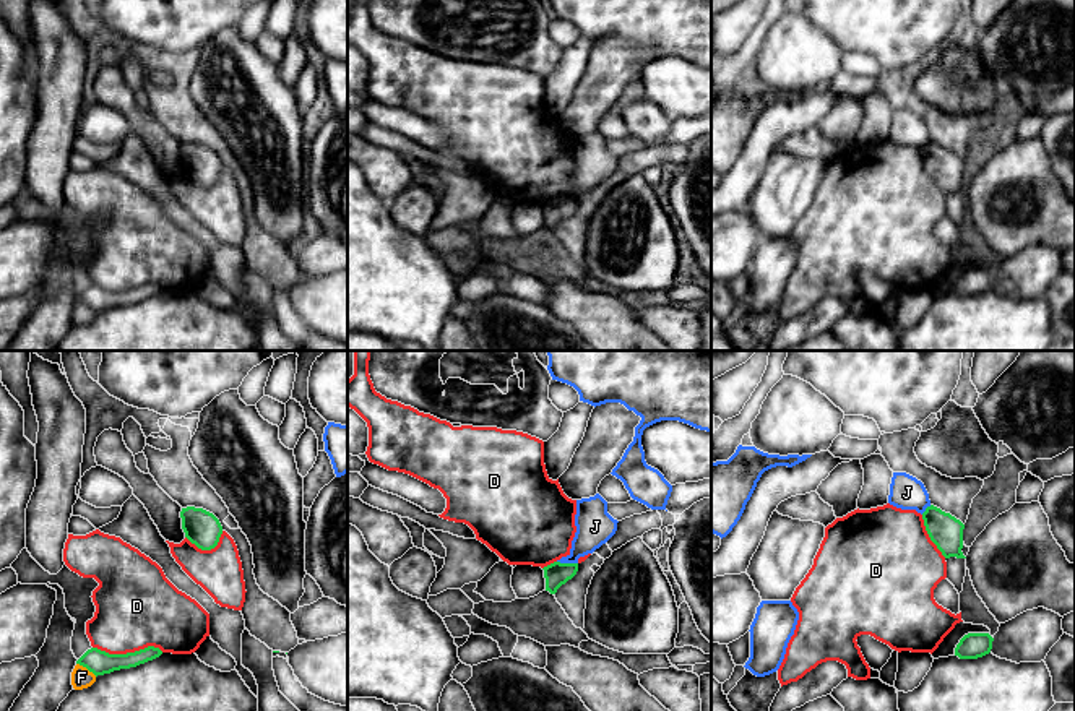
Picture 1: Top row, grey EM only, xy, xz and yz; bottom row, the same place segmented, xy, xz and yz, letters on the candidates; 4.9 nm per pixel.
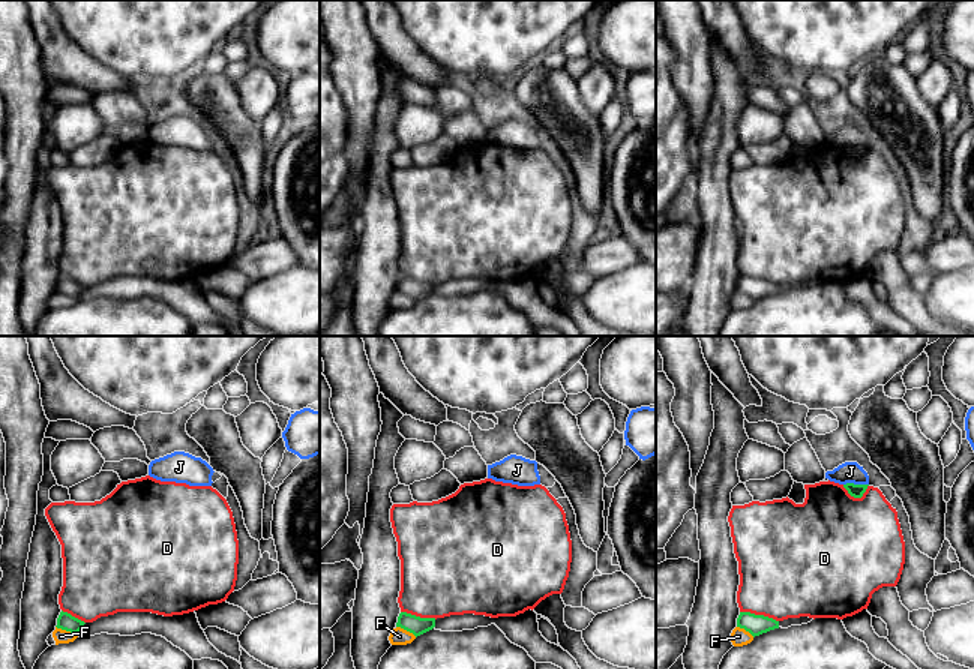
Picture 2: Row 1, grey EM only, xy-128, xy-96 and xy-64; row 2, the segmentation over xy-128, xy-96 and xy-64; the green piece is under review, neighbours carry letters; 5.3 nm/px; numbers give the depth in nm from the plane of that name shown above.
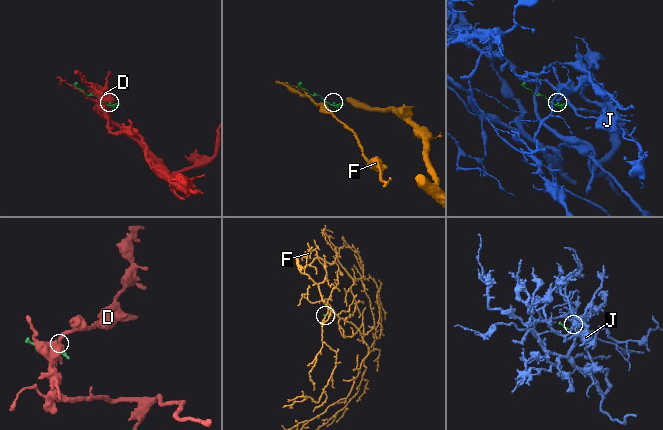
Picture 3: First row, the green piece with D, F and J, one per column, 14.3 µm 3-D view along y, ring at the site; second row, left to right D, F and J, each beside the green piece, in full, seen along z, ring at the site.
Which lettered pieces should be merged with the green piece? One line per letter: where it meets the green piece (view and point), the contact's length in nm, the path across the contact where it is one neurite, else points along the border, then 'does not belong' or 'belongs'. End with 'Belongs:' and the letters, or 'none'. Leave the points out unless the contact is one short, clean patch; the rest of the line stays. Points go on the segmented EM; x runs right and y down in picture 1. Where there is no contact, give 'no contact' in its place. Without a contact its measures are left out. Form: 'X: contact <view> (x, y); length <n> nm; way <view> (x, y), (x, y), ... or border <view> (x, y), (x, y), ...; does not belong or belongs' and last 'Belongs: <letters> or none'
D: contact xy (129, 653); length 360 nm; does not belong
F: contact xy (86, 667); length 120 nm; border xy (77, 663), (96, 676); does not belong
J: contact xz (567, 564); length 110 nm; border xz (557, 560), (577, 564); does not belong
Belongs: none

